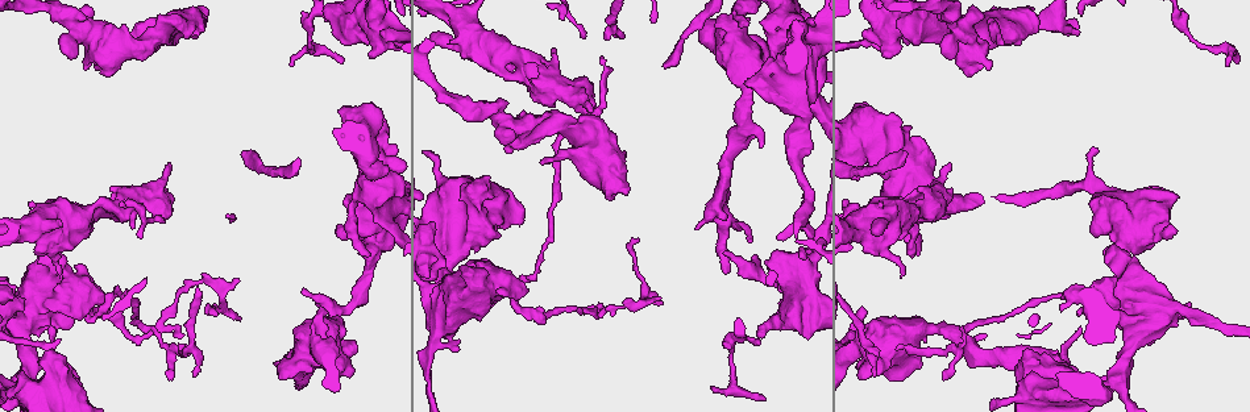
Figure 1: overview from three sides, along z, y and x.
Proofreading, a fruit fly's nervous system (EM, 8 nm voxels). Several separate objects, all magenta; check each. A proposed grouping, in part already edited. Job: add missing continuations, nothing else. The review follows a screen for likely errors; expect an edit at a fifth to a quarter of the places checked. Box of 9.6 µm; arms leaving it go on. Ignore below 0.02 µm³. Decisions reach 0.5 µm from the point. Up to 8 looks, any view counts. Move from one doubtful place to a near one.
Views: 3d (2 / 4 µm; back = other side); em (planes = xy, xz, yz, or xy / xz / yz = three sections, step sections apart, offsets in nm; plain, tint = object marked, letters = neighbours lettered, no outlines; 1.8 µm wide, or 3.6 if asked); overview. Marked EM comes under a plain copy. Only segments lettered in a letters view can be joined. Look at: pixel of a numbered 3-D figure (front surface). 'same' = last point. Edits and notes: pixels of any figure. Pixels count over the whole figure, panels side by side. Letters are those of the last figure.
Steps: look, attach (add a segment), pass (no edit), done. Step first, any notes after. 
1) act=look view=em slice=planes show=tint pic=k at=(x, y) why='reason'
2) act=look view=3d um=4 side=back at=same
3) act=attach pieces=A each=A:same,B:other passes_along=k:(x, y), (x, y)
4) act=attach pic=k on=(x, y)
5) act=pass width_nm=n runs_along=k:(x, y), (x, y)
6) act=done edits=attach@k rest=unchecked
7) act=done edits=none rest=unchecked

act=look view=em um=3.6 slice=xy step=8 show=tint pic=1 at=(899, 372) why='thick turns thin'

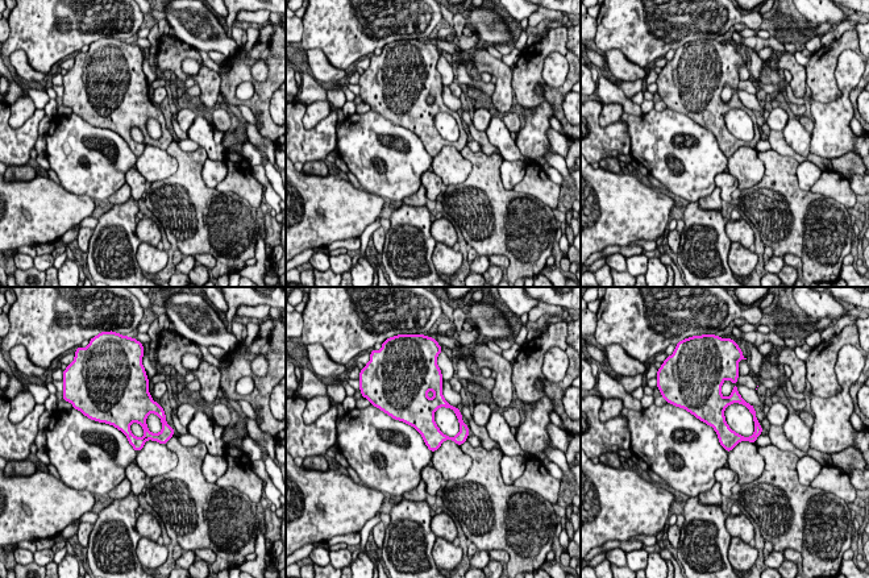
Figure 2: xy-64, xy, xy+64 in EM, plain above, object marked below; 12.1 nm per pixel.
act=look view=em um=3.6 slice=planes show=letters at=same

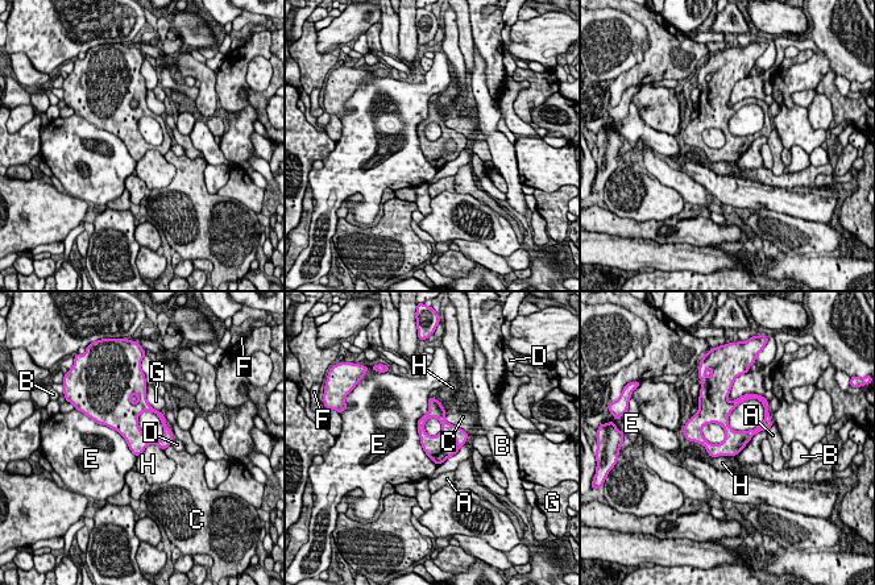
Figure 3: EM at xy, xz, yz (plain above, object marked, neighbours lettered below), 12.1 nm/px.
act=pass each=A:other,B:other,C:other,D:other,E:other,F:other,G:other,H:other runs_along=3:(431, 401), (444, 423), (439, 460) found='none of them fits'

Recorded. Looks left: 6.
act=look view=em slice=planes show=letters pic=1 at=(1068, 364) why='free end'

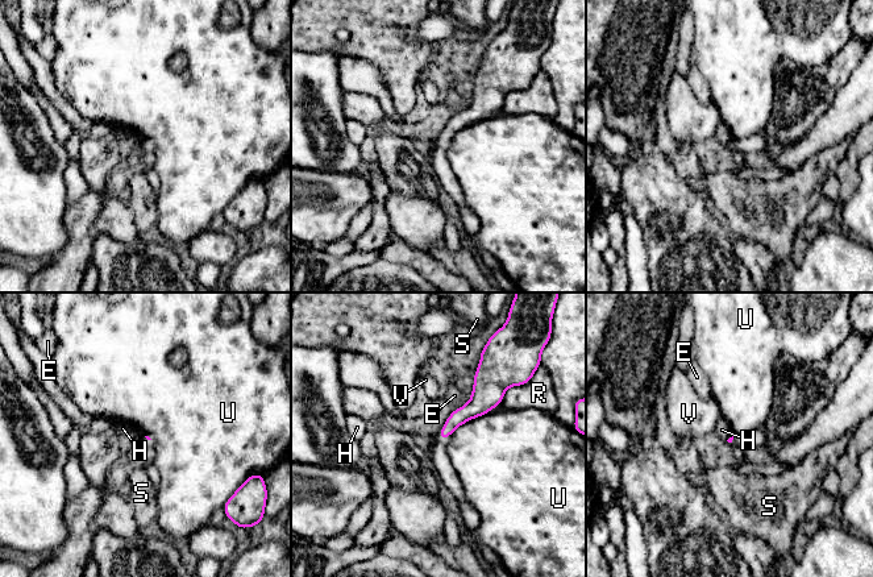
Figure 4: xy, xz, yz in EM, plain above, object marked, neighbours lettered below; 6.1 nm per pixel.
act=pass each=E:other,H:other,R:other,S:other,U:other,V:other border=4:(440, 431), (437, 436) found='none of them fits'

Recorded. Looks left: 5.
act=look view=3d um=2 pic=1 at=(238, 278) why='free end'

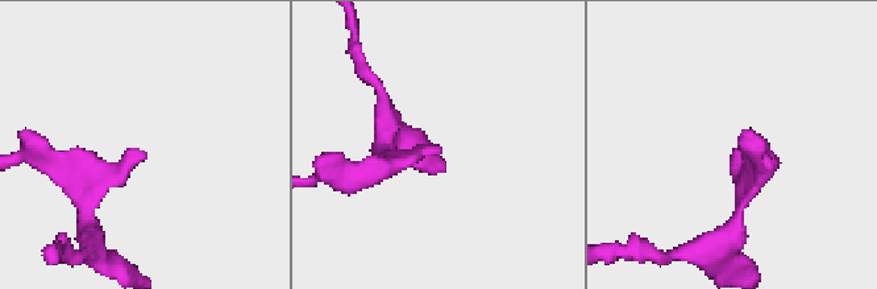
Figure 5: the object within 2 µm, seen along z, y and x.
act=look view=em slice=planes show=letters pic=5 at=(733, 150)

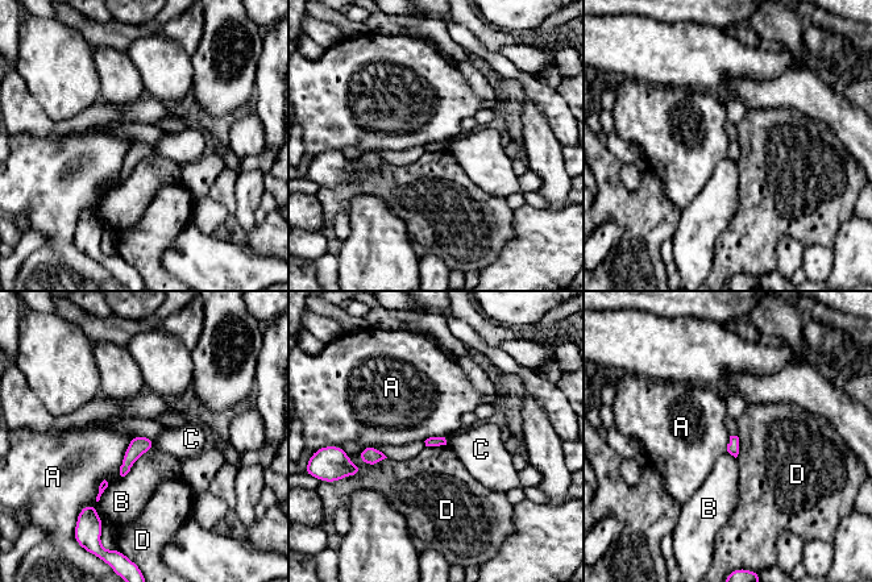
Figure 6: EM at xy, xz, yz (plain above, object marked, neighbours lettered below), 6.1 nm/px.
act=pass each=A:other,B:other,C:other,D:other border=6:(135, 435), (120, 466), (121, 477) found='no lettered segment goes on from it'

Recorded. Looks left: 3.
act=done edits=none rest=unchecked

